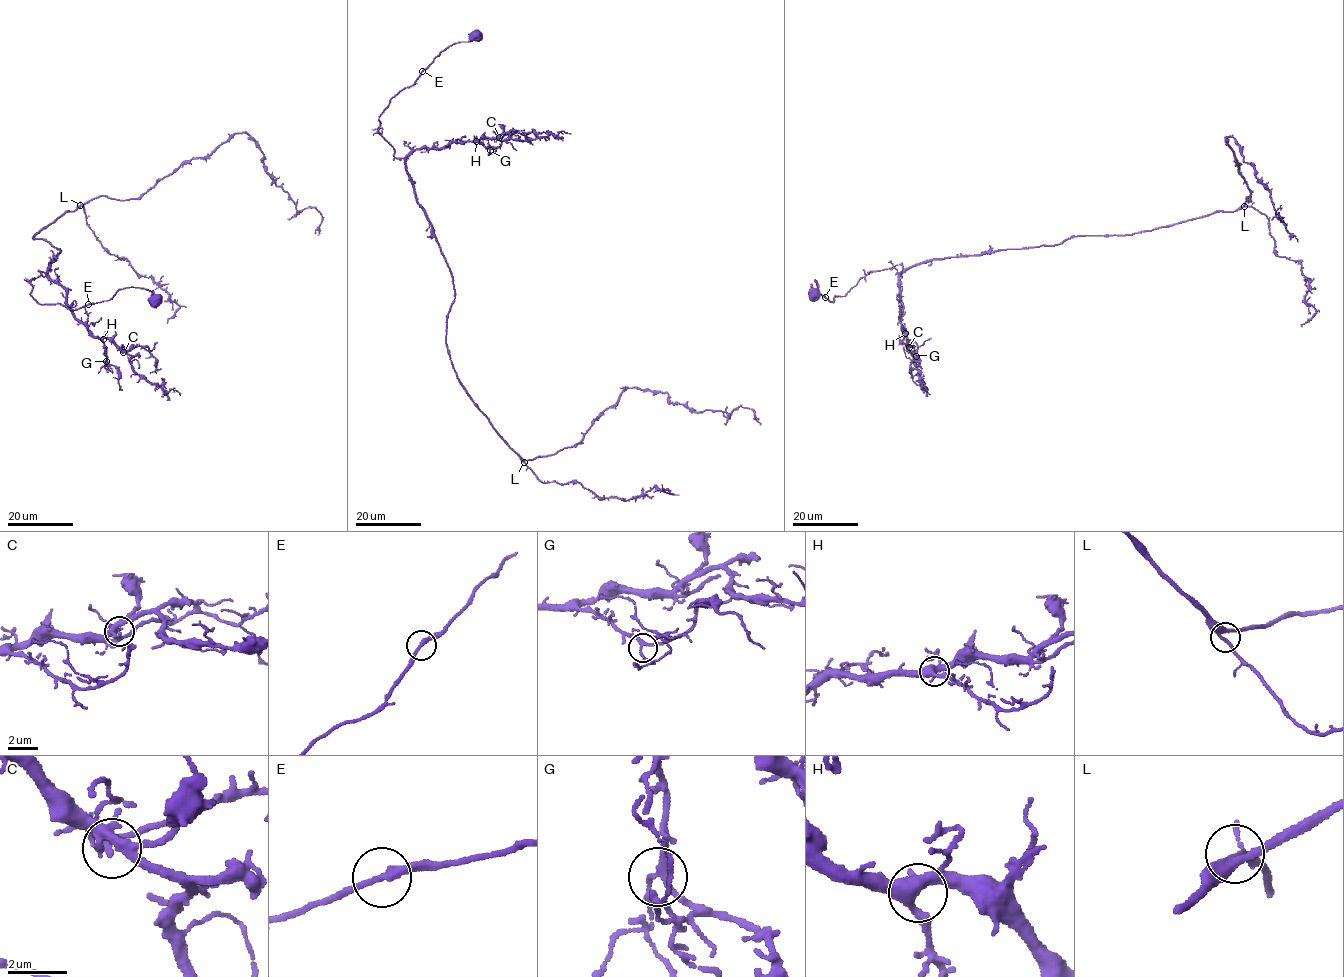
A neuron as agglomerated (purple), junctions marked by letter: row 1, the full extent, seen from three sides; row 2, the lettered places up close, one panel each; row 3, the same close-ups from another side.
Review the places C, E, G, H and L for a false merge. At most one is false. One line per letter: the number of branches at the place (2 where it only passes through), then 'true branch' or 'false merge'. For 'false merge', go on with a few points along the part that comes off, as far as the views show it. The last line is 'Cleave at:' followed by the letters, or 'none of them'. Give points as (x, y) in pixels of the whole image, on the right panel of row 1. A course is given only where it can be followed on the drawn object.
C: 2 branches meet; true branch
E: 2 branches meet; true branch
G: 3 branches meet; true branch
H: 3 branches meet; true branch
L: 3 branches meet; true branch
Cleave at: none of them

